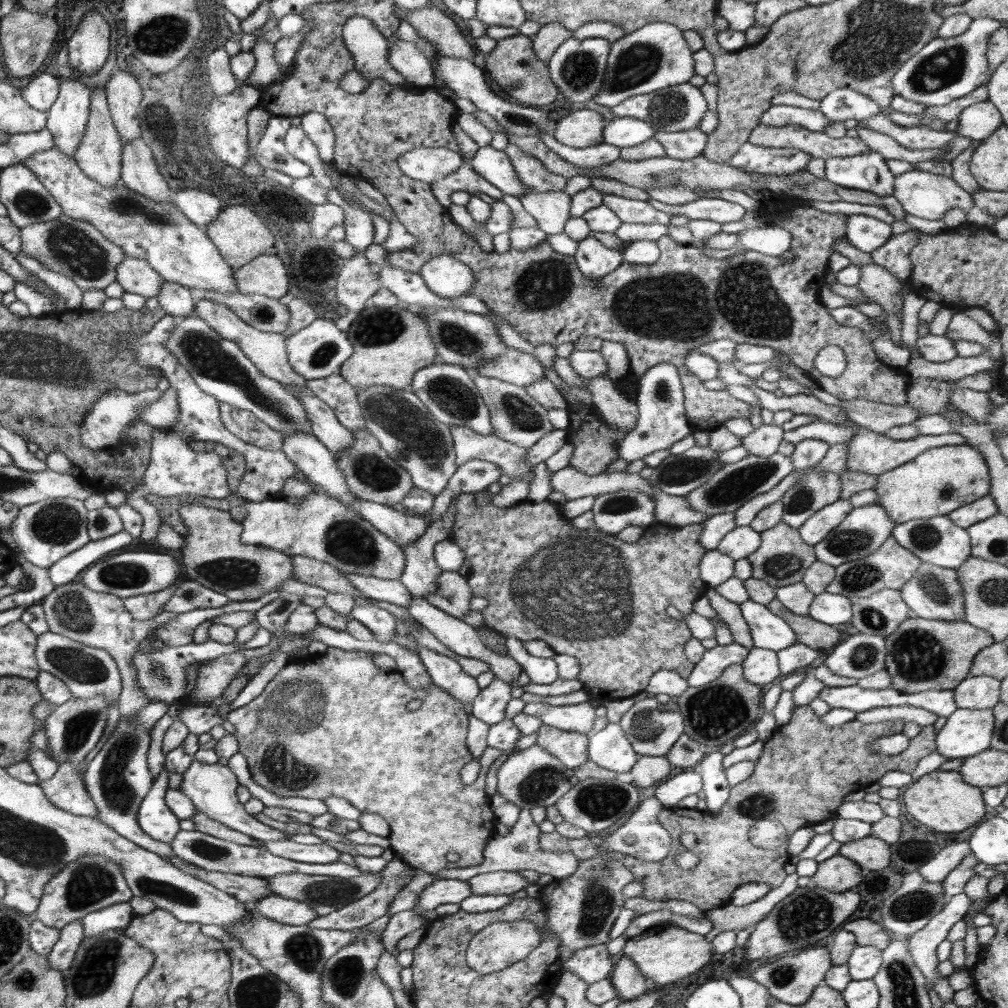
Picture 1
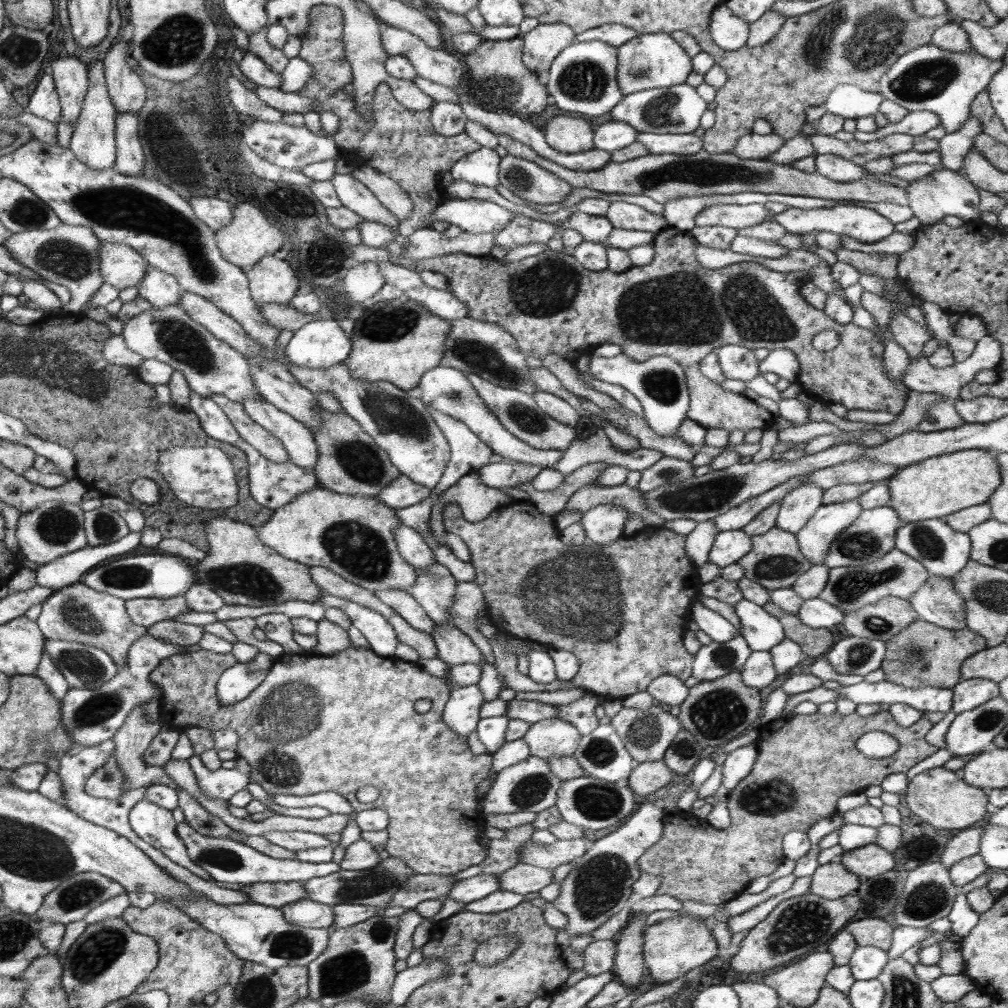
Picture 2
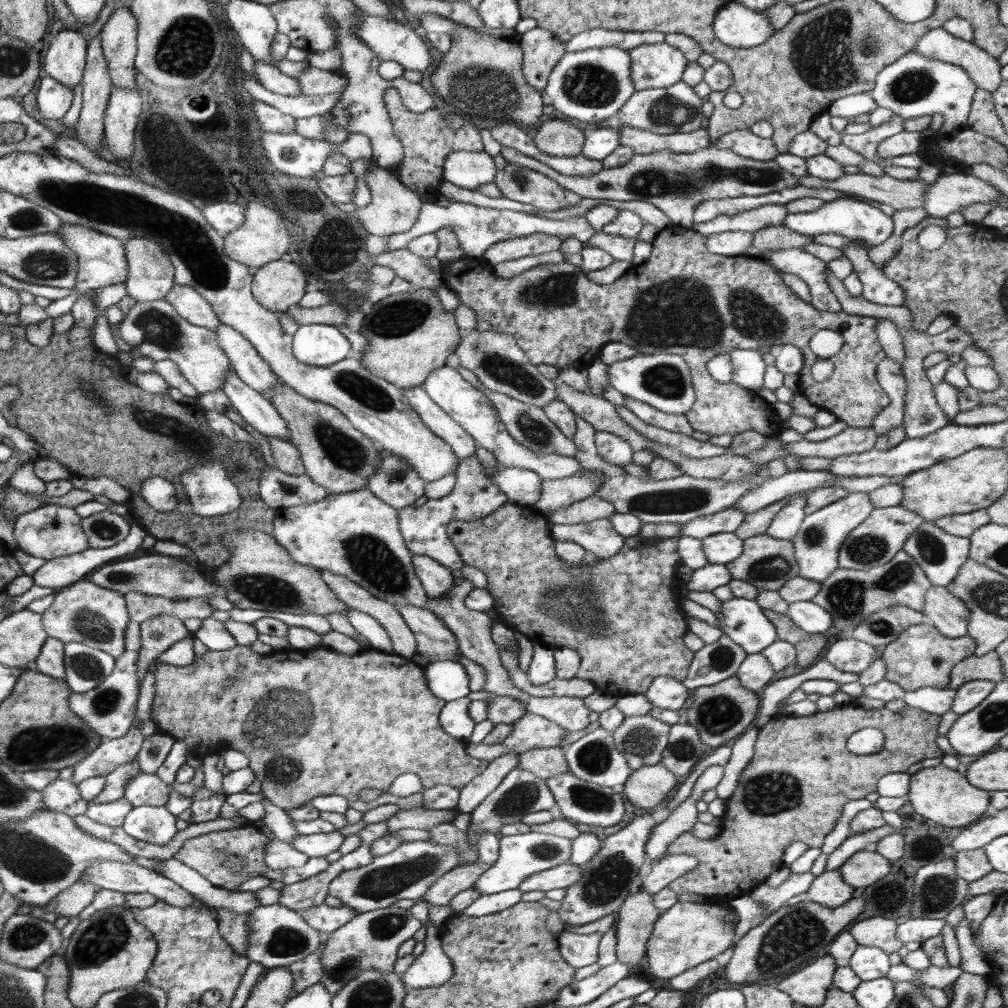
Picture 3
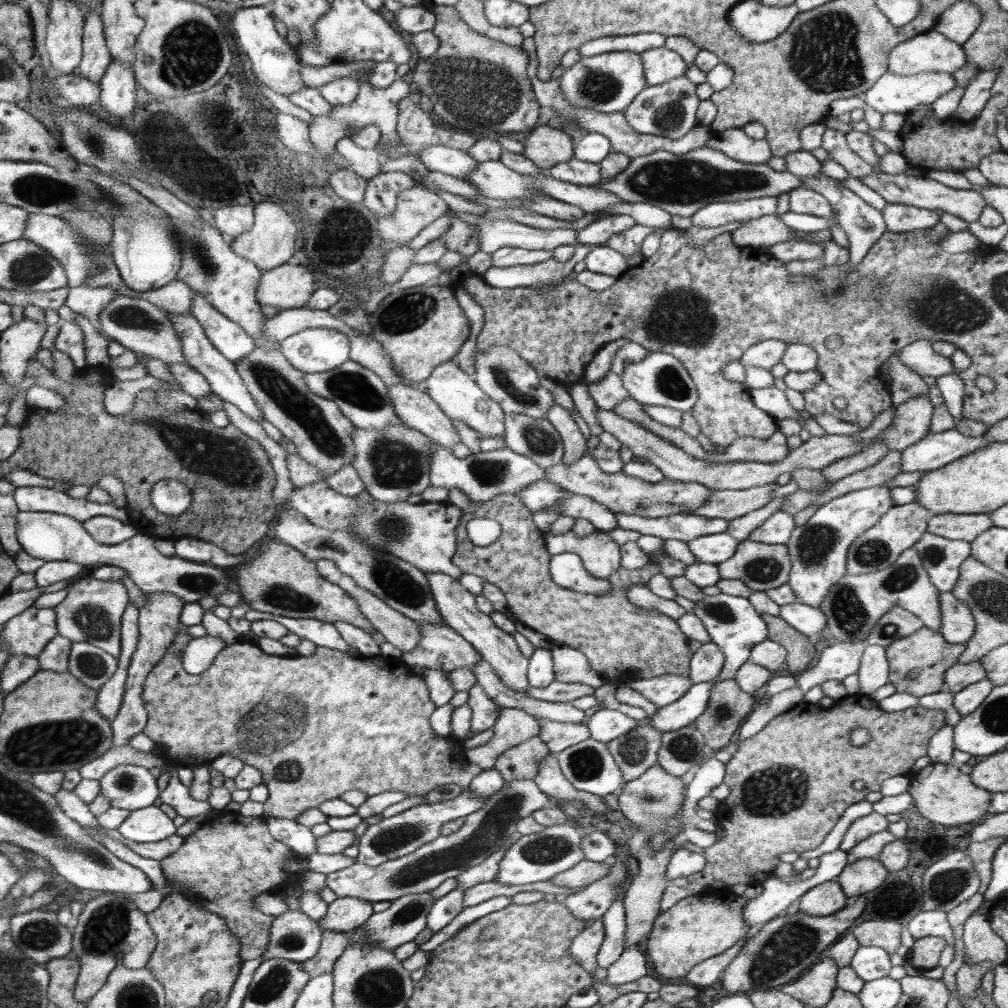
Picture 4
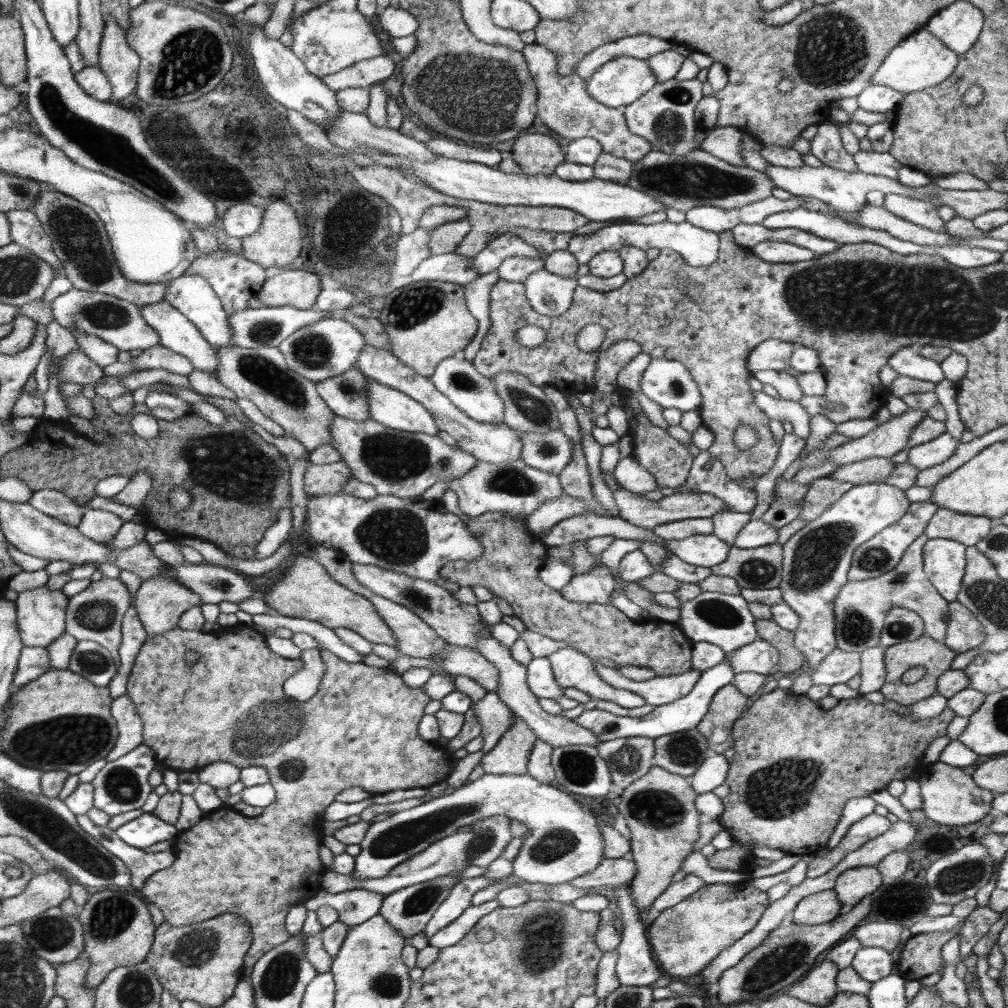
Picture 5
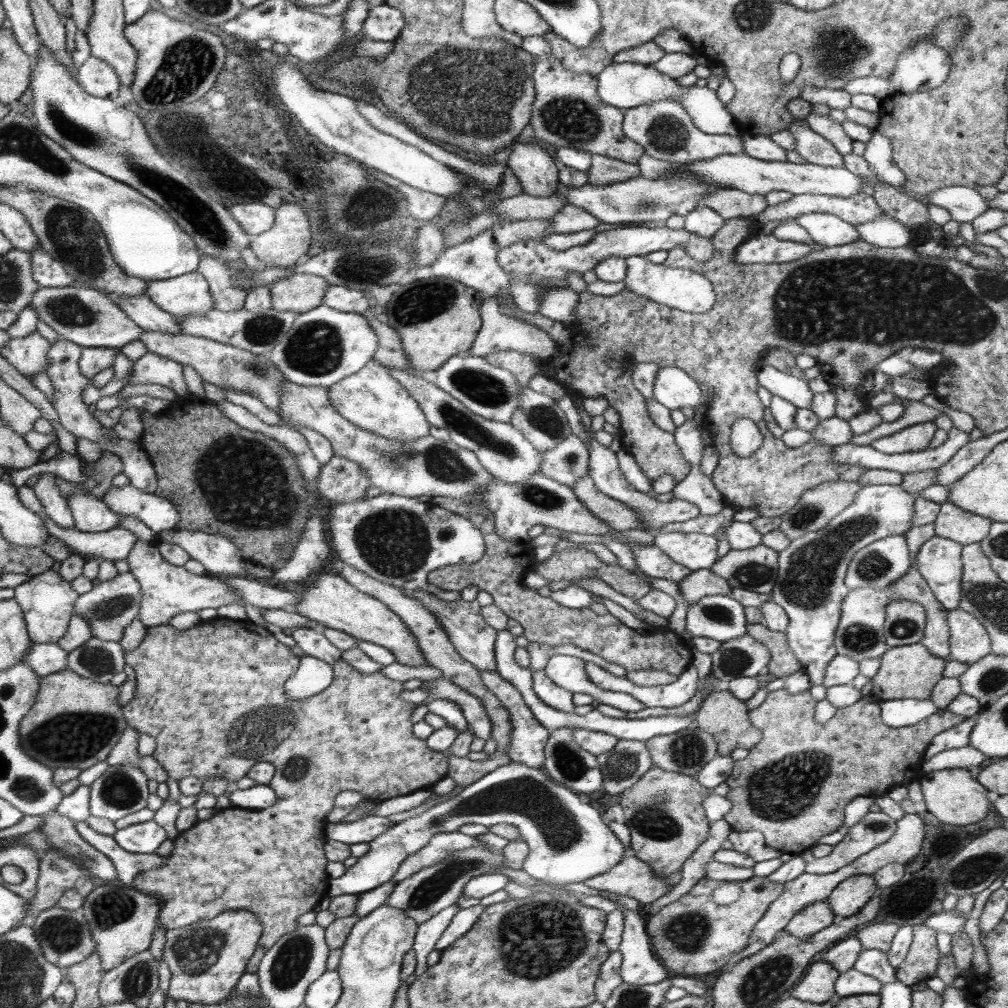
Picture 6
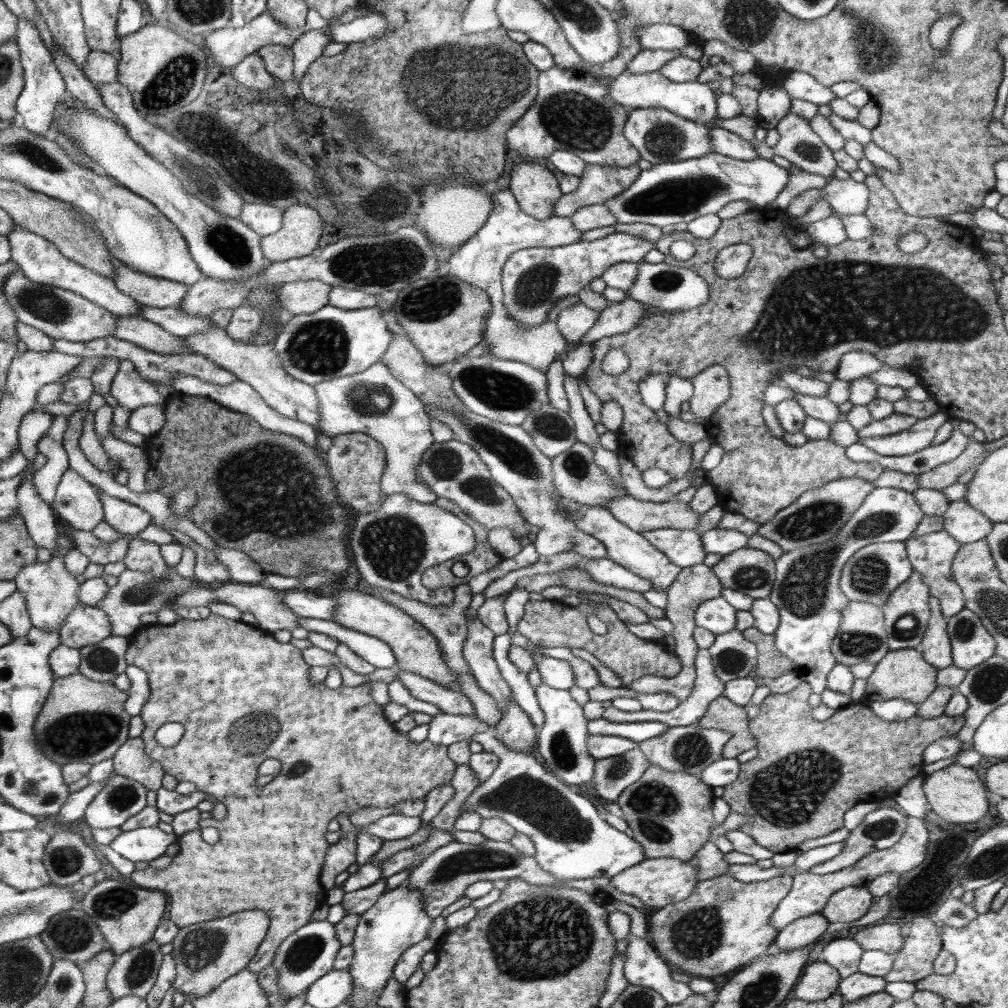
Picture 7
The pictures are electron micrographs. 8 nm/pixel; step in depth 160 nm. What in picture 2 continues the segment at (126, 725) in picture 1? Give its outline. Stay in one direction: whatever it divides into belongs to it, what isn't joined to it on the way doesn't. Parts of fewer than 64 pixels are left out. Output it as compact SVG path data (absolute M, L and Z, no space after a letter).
M115 752L111 754L107 761L88 777L85 784L85 791L94 798L108 799L115 801L120 795L127 793L123 788L125 778L119 769L115 759Z

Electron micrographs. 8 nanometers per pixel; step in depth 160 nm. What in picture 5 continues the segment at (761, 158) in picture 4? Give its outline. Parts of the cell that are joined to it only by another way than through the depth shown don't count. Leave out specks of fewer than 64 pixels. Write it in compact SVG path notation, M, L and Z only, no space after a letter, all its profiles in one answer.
M716 126L703 140L700 148L736 166L743 166L741 142L744 131L735 126Z

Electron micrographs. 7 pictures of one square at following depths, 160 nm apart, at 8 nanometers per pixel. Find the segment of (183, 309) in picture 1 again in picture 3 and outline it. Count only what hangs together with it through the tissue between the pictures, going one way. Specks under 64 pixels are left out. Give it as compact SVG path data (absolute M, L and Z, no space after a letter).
M132 237L123 241L128 274L125 280L127 295L137 302L152 302L163 299L175 285L175 268L164 247L149 238Z

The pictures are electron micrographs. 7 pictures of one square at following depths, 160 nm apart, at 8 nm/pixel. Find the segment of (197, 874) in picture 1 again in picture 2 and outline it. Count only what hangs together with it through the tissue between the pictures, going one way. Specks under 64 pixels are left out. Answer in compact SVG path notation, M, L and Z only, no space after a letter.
M260 882L228 886L242 892L248 902L276 909L306 899L306 890L302 882Z

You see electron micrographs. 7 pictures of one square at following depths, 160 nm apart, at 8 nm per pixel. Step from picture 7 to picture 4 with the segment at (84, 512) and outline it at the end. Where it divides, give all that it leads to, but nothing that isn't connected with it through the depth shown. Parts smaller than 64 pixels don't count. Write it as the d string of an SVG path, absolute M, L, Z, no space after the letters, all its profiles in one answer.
M111 516L89 518L82 523L82 526L95 542L102 545L121 544L137 534L136 528L130 523L124 524Z

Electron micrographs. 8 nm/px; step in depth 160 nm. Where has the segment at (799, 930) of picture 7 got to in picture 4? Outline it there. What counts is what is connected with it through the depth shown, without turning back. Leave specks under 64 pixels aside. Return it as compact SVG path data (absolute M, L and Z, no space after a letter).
M837 880L822 883L806 892L800 898L800 911L810 916L827 916L845 908L851 899L847 898Z

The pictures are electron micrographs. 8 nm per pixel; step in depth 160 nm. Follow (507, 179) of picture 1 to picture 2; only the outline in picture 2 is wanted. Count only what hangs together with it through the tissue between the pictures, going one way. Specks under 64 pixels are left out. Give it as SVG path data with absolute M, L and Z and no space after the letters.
M481 147L462 158L459 158L451 167L451 177L454 181L465 180L470 184L481 184L496 188L500 185L499 164L501 157L495 149Z

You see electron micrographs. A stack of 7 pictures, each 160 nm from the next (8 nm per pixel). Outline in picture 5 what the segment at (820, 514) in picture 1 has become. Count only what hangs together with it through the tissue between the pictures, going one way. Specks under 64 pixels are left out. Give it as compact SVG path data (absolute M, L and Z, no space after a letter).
M888 484L853 486L816 520L806 523L783 547L779 589L782 600L799 616L795 647L805 656L807 671L814 670L836 647L834 601L847 583L854 551L887 526L898 522L911 505L905 491Z

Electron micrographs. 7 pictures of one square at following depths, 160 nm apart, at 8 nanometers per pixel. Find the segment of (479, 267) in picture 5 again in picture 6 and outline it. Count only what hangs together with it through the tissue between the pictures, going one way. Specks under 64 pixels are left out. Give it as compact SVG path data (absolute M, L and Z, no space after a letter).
M654 226L642 227L618 227L596 233L586 244L573 246L568 250L557 251L546 246L542 241L523 238L506 248L502 248L497 256L498 264L504 269L504 272L511 274L515 272L517 278L529 278L534 284L549 284L551 278L566 278L567 272L577 270L584 274L592 270L599 262L610 258L628 258L630 256L645 256L654 251L667 251L675 246L682 245L683 249L696 262L706 262L713 255L713 246L711 238L698 236L693 232L683 229L670 229L669 227Z

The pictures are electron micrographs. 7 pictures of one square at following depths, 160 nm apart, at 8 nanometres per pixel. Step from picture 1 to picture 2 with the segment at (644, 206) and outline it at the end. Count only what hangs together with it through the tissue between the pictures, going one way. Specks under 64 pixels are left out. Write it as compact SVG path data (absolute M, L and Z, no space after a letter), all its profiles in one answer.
M628 202L610 203L605 216L608 217L613 228L624 228L624 230L644 230L644 232L657 233L668 226L663 216L658 216Z

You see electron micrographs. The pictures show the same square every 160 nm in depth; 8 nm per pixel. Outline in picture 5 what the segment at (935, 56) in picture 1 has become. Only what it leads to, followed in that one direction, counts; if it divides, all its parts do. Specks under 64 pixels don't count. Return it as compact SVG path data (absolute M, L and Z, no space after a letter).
M869 84L858 96L858 106L868 112L887 113L890 110L899 110L904 105L906 98L915 97L914 94L908 92L898 92L889 86L881 84Z

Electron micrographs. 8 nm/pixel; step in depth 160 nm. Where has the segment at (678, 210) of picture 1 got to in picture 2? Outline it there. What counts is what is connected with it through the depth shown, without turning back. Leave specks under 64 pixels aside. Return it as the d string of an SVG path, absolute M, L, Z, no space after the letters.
M764 204L714 205L700 211L695 218L695 226L720 225L740 230L772 218L767 212Z

